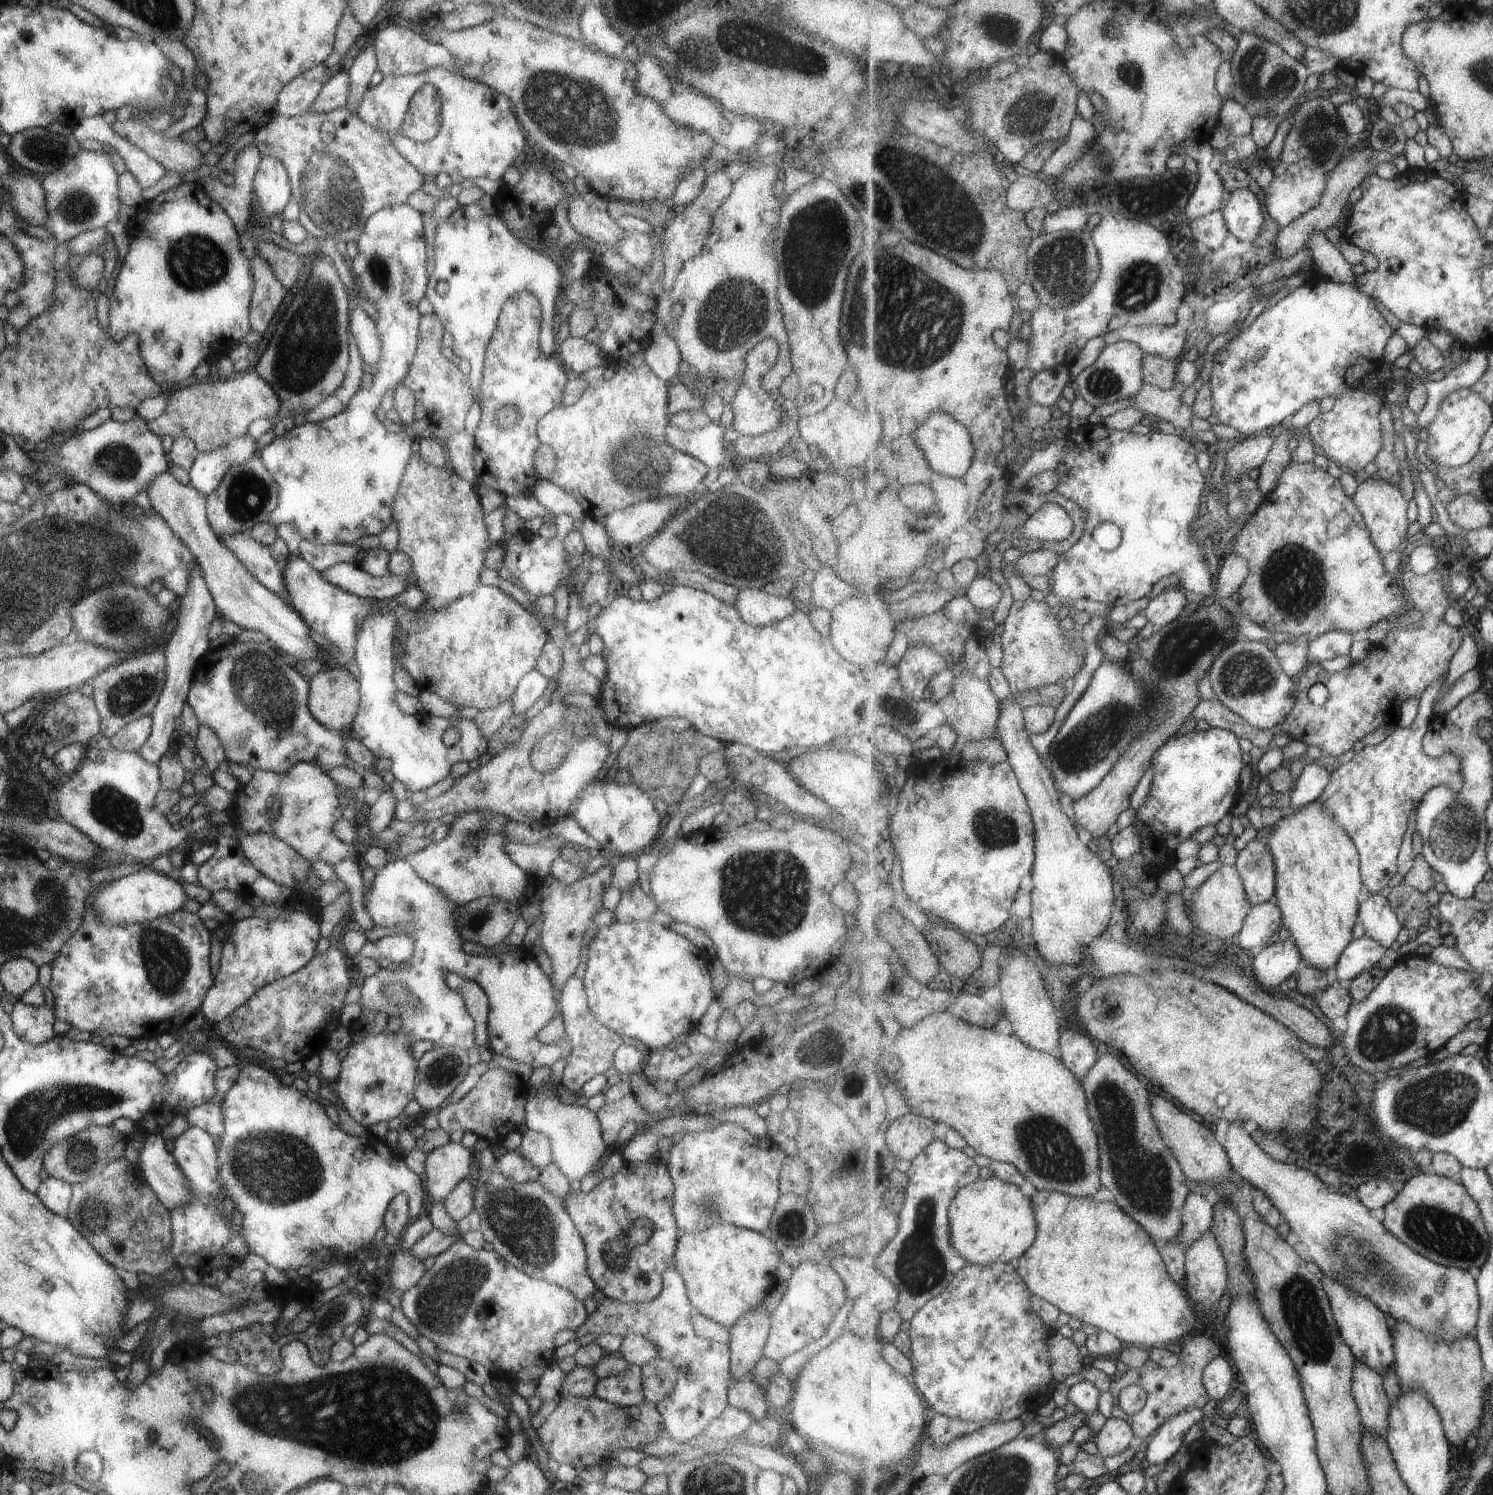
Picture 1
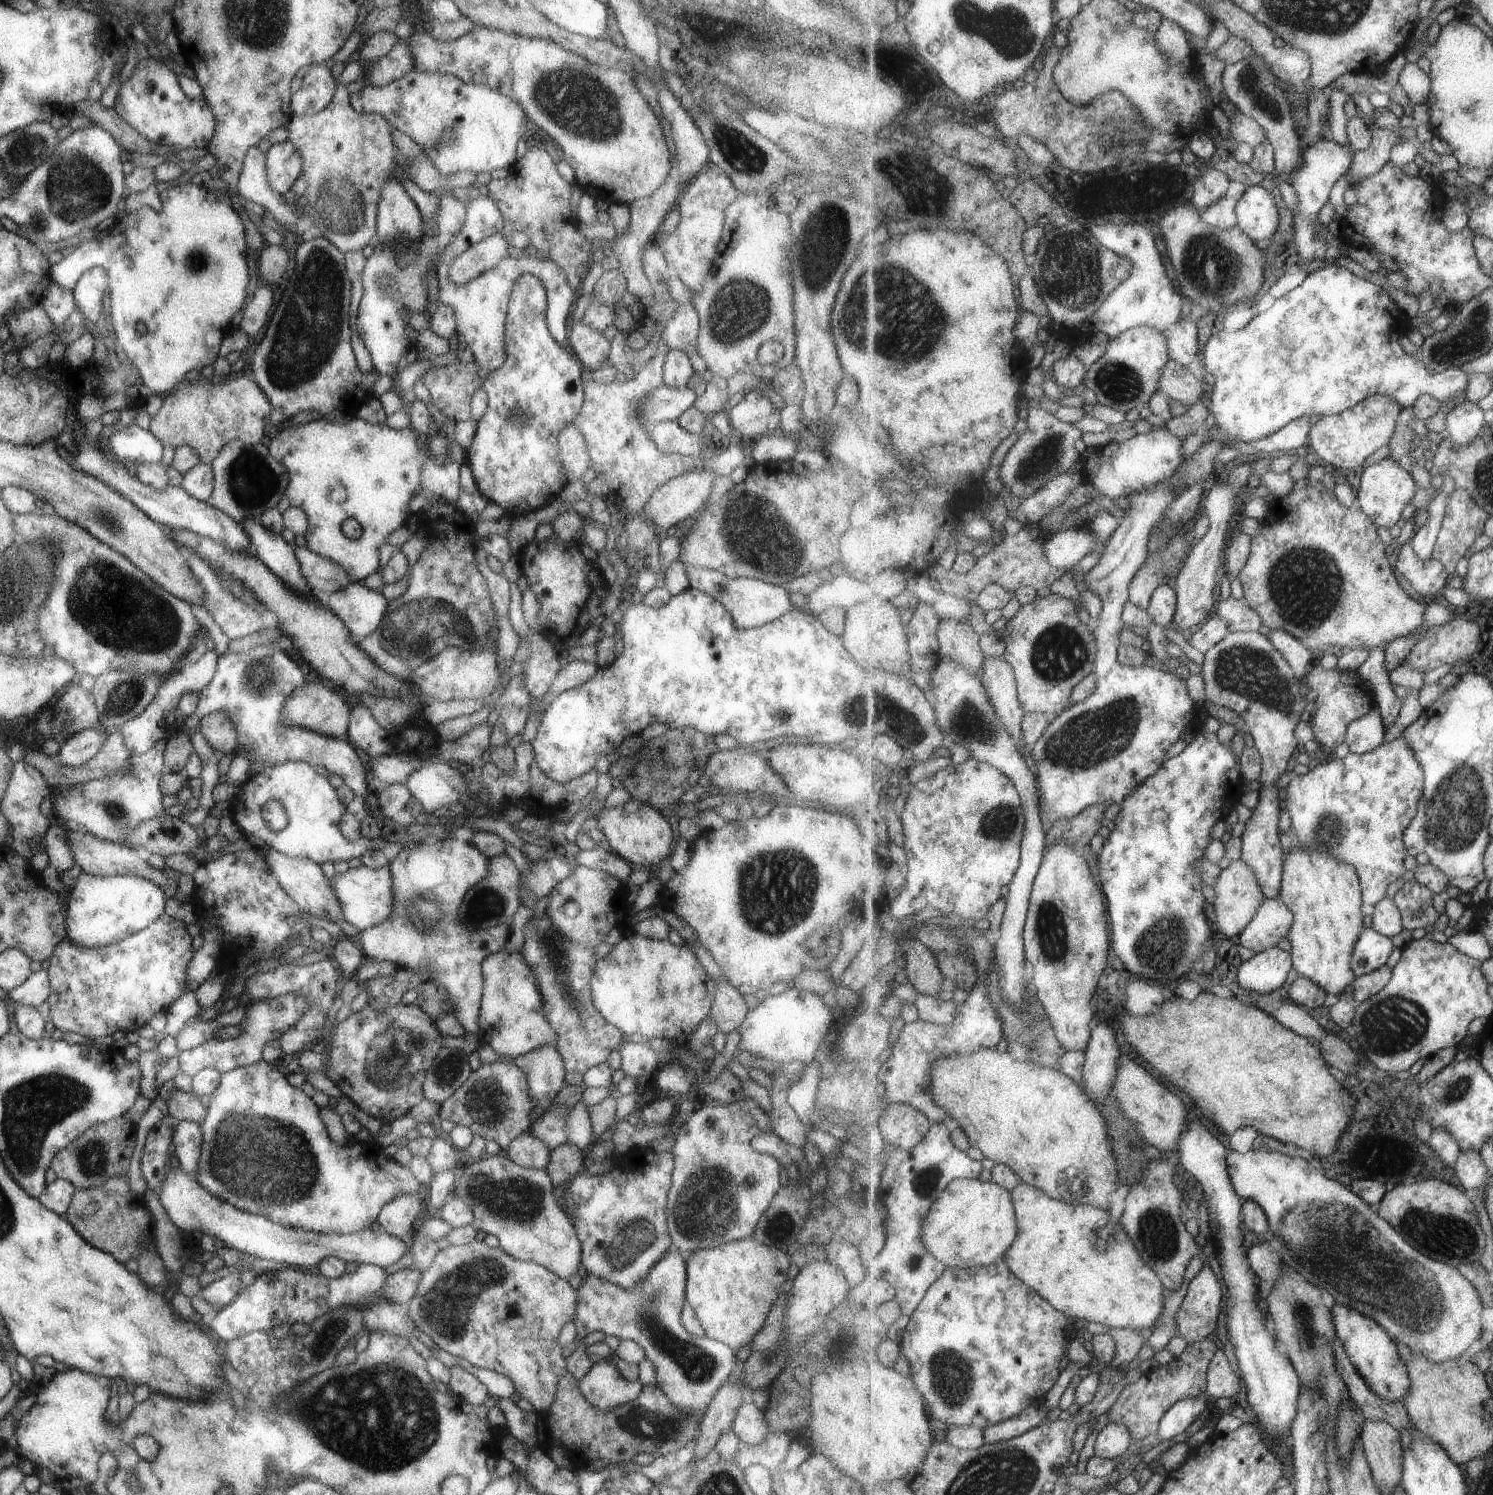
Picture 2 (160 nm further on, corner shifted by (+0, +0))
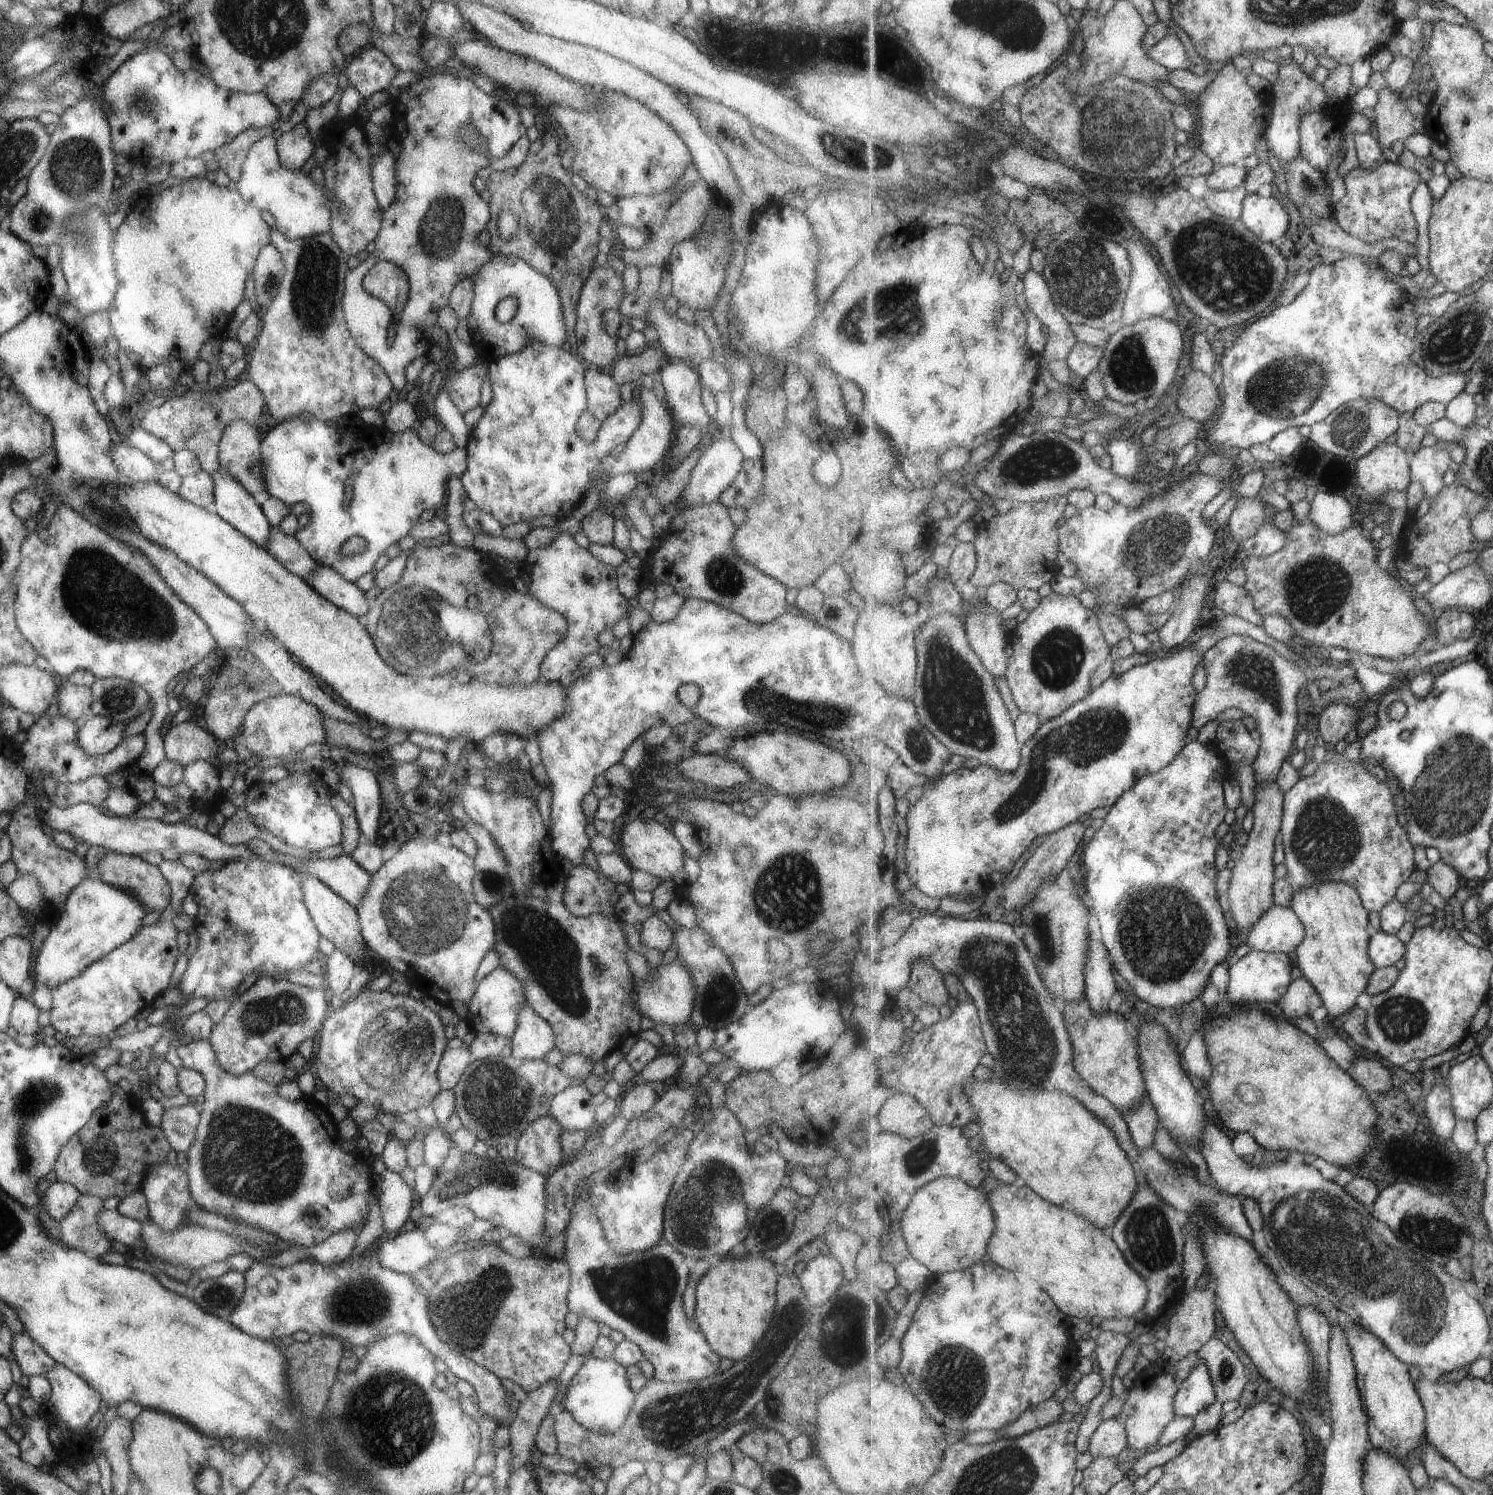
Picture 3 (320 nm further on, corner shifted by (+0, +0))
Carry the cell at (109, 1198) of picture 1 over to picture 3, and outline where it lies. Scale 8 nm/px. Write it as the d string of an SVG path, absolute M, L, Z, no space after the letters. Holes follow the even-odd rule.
M79 1195L73 1208L65 1217L57 1222L59 1240L65 1242L67 1248L79 1250L91 1258L107 1252L109 1242L97 1228L94 1216L101 1206L102 1200L91 1195Z

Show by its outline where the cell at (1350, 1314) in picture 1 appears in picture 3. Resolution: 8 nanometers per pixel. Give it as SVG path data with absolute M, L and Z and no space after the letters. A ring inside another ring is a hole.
M1355 1323L1345 1328L1345 1330L1356 1364L1358 1387L1370 1418L1372 1445L1375 1449L1389 1453L1405 1468L1411 1468L1415 1462L1422 1464L1424 1448L1429 1442L1426 1429L1426 1408L1423 1406L1423 1401L1418 1393L1416 1384L1413 1383L1411 1376L1409 1376L1409 1365L1400 1361L1388 1349L1382 1338L1363 1328L1360 1324Z

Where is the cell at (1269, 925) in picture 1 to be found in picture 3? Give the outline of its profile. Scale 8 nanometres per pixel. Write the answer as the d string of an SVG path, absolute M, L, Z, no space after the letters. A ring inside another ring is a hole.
M1273 905L1250 931L1247 944L1253 951L1275 951L1287 953L1296 950L1306 940L1306 928L1299 915L1291 908Z

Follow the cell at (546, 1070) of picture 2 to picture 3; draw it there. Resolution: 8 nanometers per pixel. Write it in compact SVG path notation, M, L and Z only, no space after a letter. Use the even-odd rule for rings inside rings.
M525 1002L517 1009L510 1041L510 1054L523 1060L543 1059L545 1052L553 1047L550 1026Z

